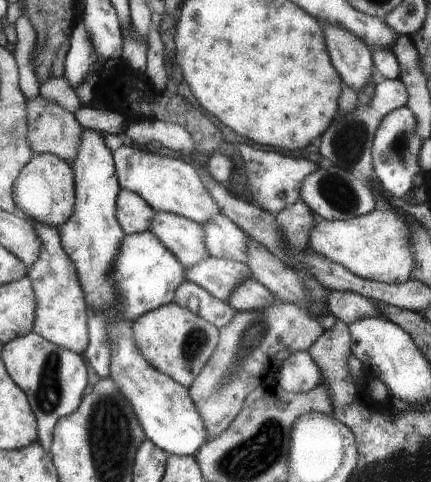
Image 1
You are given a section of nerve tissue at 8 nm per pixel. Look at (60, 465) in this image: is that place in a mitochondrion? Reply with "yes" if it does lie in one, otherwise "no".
no

